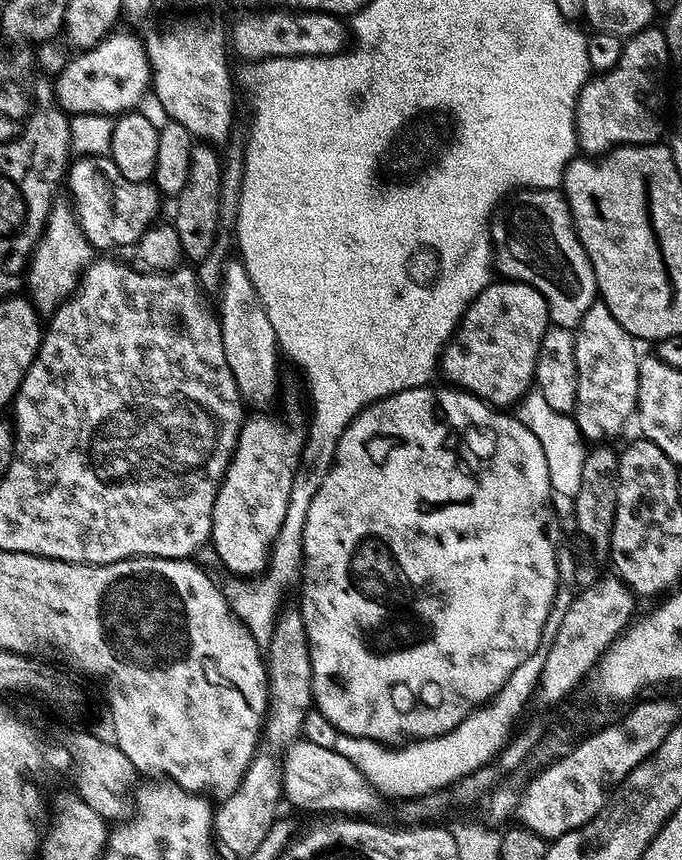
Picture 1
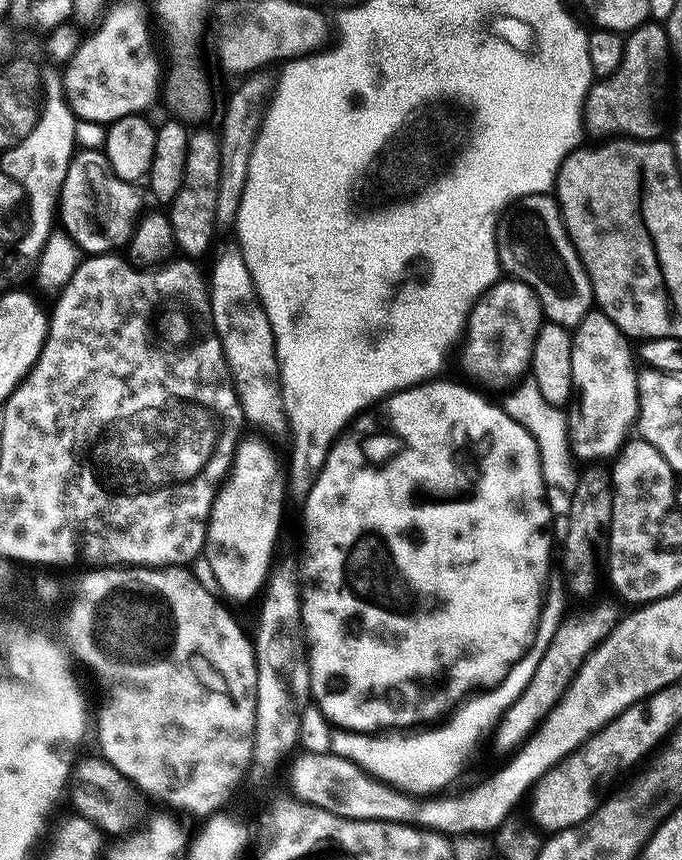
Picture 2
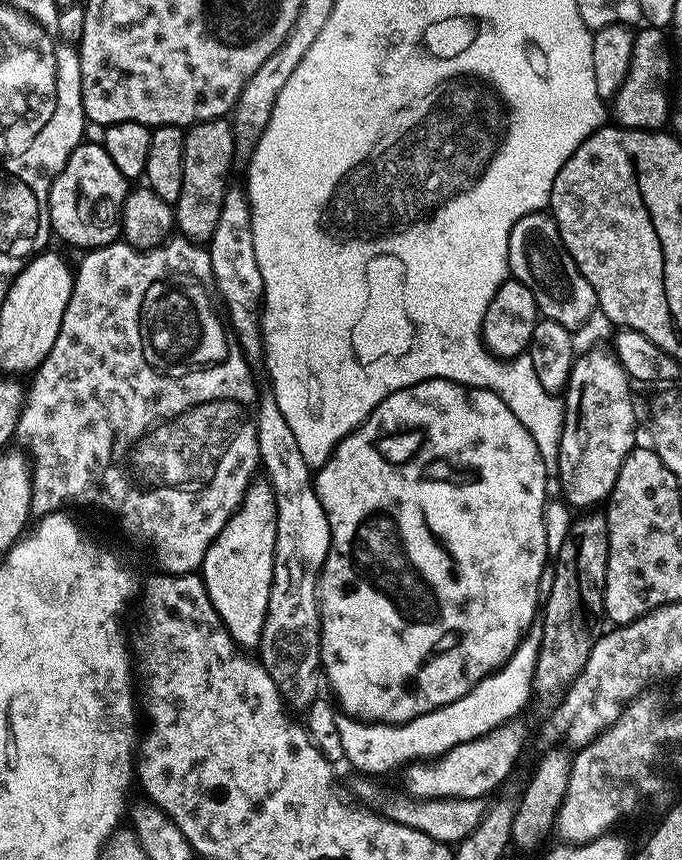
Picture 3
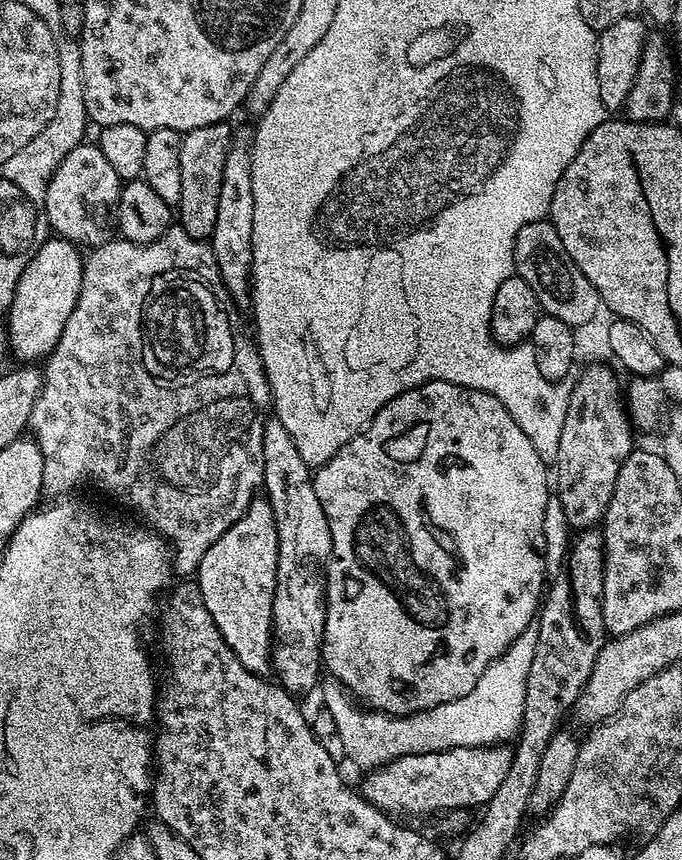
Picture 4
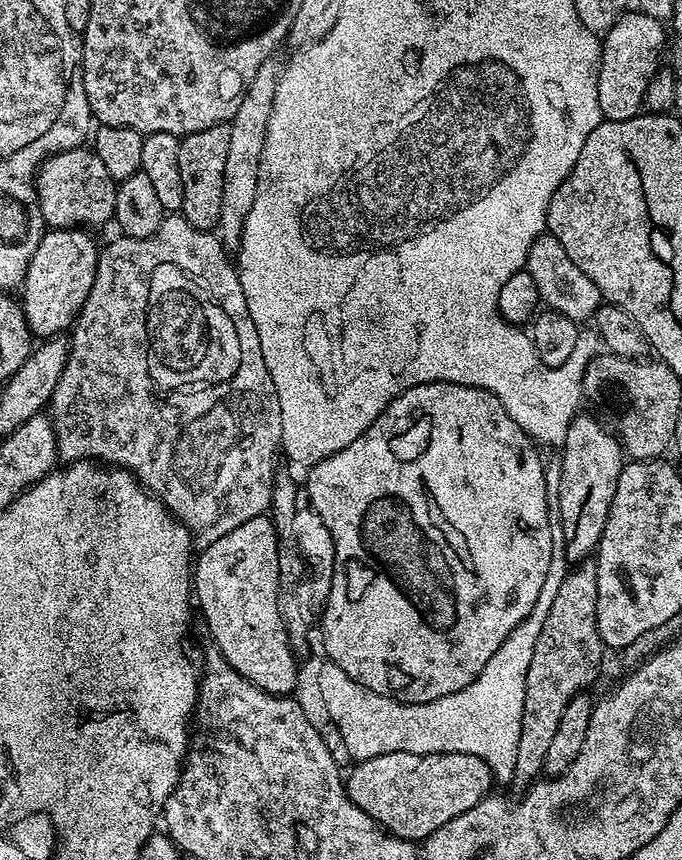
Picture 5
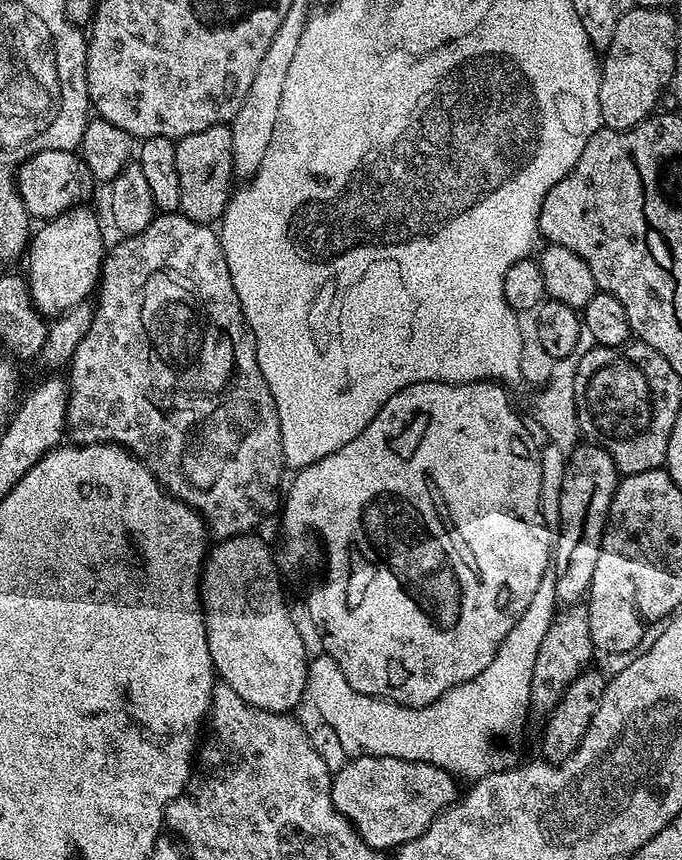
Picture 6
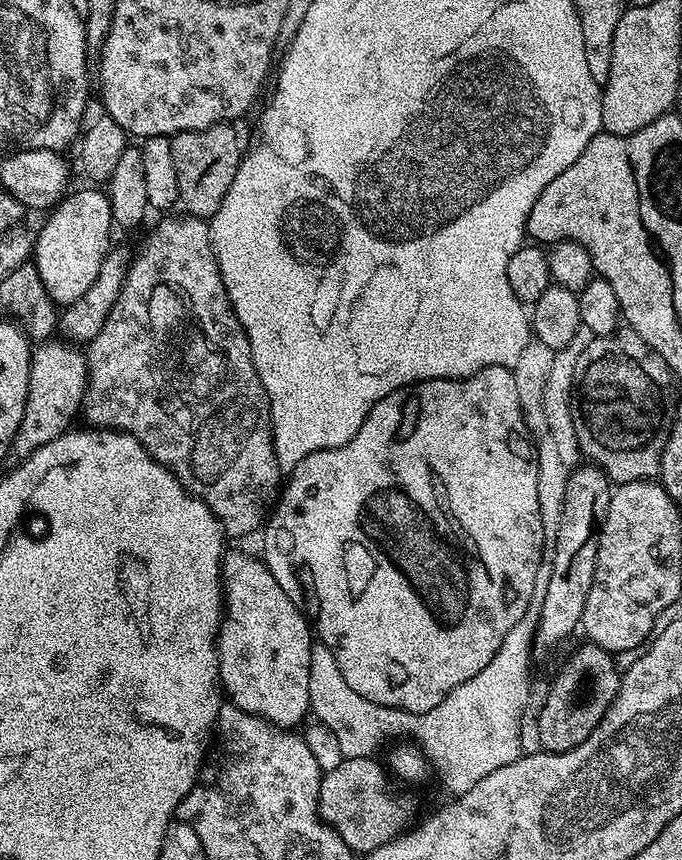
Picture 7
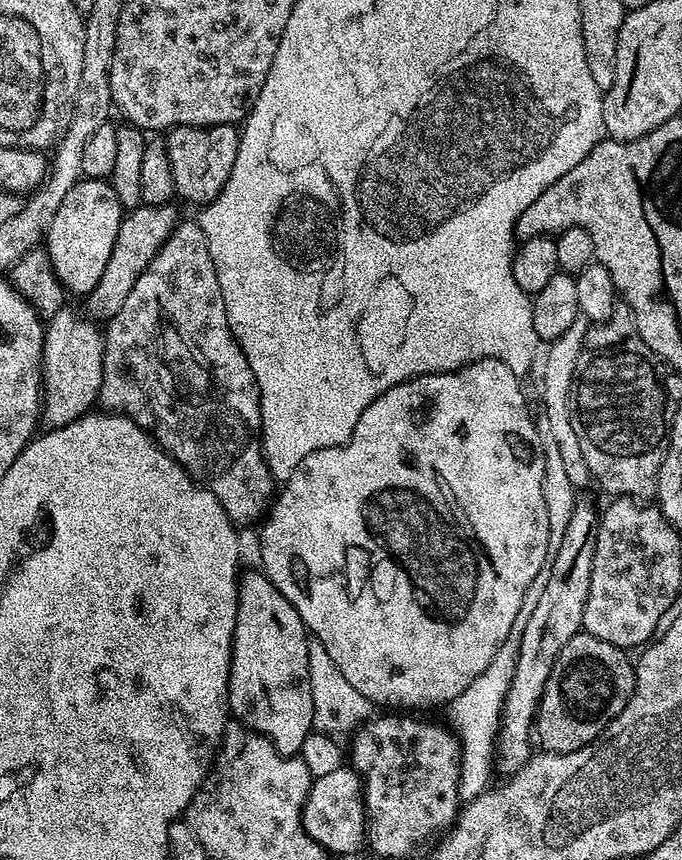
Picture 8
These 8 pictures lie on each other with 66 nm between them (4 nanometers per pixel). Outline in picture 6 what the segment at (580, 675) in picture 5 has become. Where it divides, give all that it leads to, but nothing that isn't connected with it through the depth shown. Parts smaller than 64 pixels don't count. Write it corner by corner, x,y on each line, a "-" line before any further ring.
583,603
569,604
561,607
552,620
550,630
546,630
546,638
542,638
542,646
538,649
538,658
534,661
534,678
532,679
533,713
547,714
555,708
562,694
583,672
589,671
592,656
597,655
594,642
590,638
590,618
588,609

